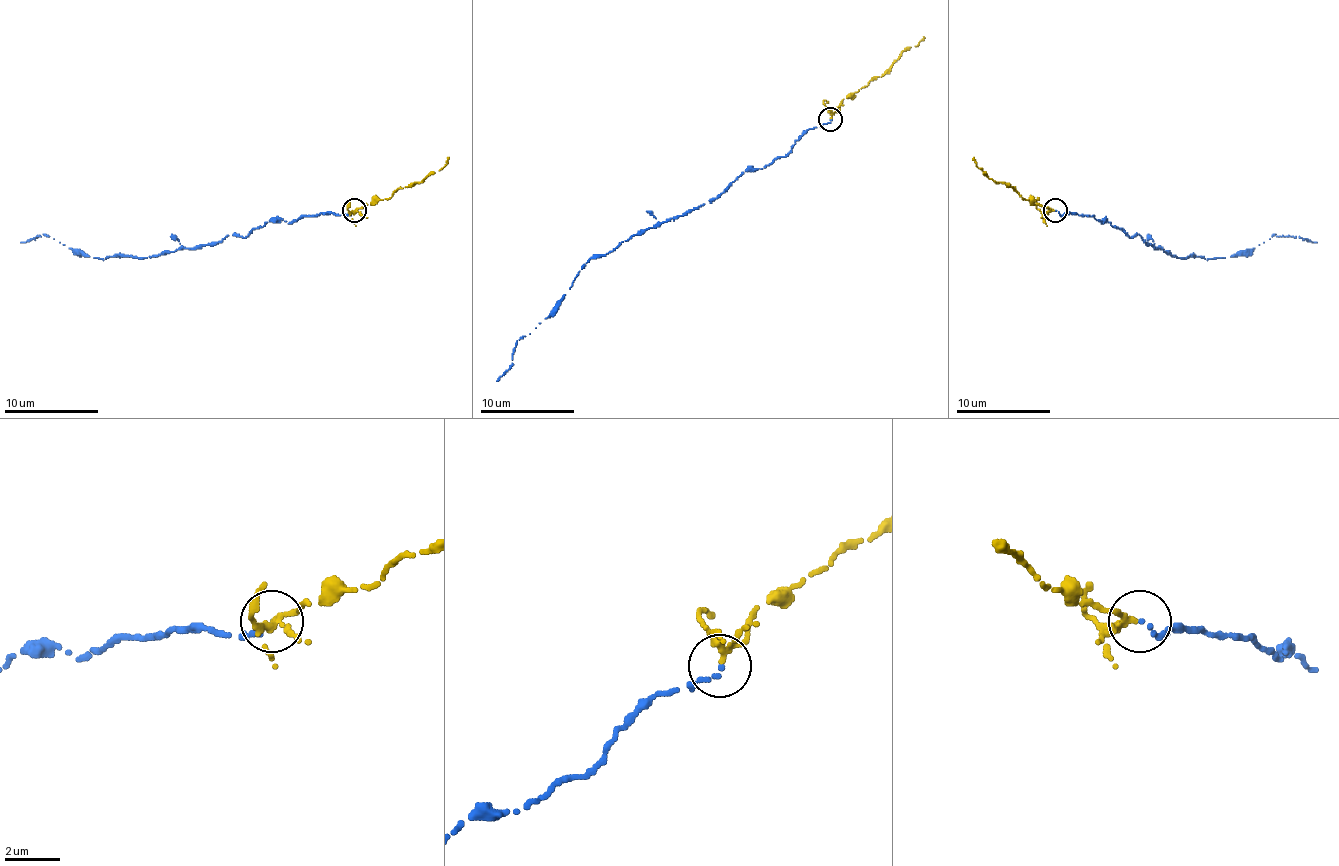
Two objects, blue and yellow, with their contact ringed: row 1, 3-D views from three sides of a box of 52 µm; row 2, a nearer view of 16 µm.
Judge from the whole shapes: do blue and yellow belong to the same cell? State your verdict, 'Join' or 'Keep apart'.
Join

